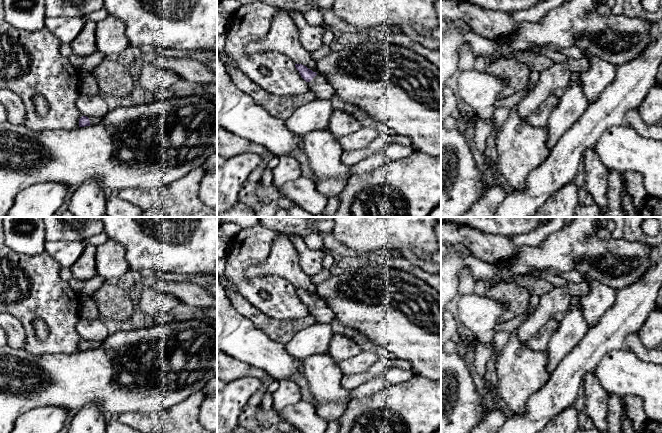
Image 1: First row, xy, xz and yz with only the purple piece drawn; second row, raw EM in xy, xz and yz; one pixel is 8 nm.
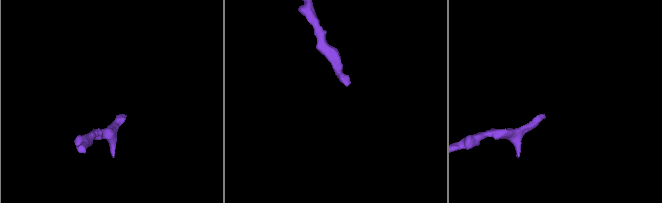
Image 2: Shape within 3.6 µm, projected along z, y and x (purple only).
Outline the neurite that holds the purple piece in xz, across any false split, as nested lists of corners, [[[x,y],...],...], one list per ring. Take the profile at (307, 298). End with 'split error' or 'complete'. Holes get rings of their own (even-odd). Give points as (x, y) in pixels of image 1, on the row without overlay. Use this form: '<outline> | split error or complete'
[[[295,288],[301,301],[308,307],[309,314],[317,323],[331,324],[335,320],[333,311],[320,299],[302,288]]] | split error

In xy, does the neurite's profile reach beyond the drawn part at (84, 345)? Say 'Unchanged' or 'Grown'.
Grown

